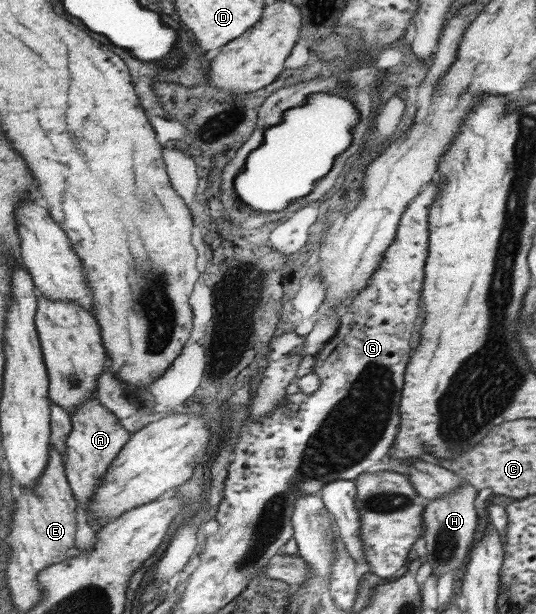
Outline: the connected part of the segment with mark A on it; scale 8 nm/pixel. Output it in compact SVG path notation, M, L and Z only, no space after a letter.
M91 397L85 405L81 405L72 417L73 431L67 439L67 458L64 459L69 483L79 499L80 507L87 511L91 507L95 491L101 487L113 461L124 451L132 433L127 431L121 419L107 408L98 397Z

